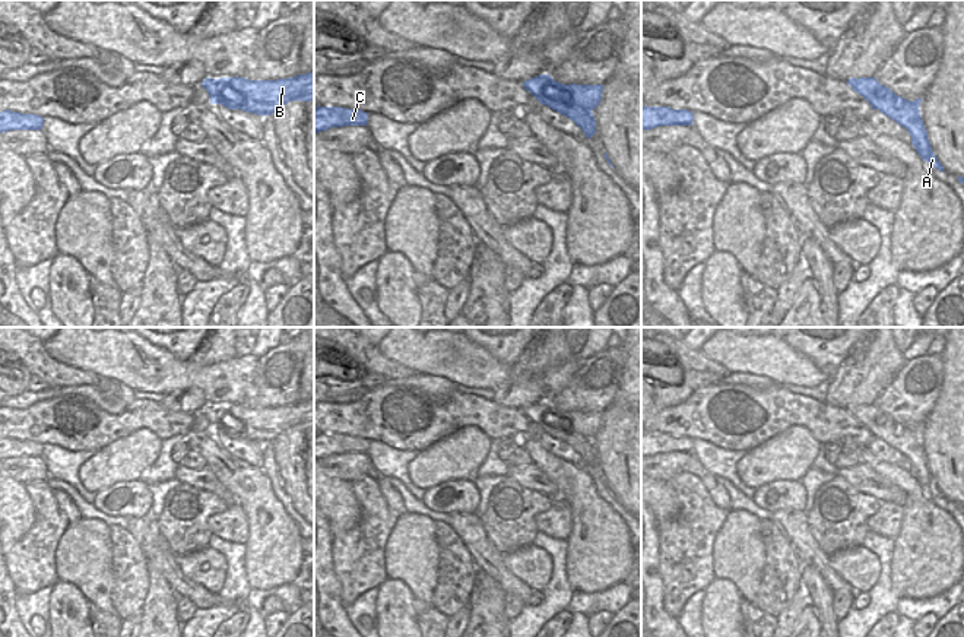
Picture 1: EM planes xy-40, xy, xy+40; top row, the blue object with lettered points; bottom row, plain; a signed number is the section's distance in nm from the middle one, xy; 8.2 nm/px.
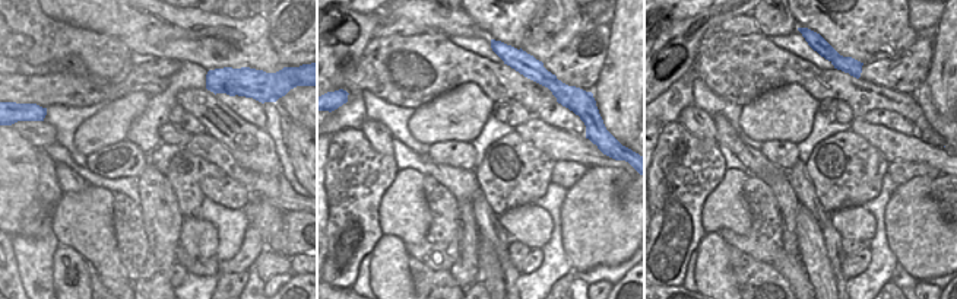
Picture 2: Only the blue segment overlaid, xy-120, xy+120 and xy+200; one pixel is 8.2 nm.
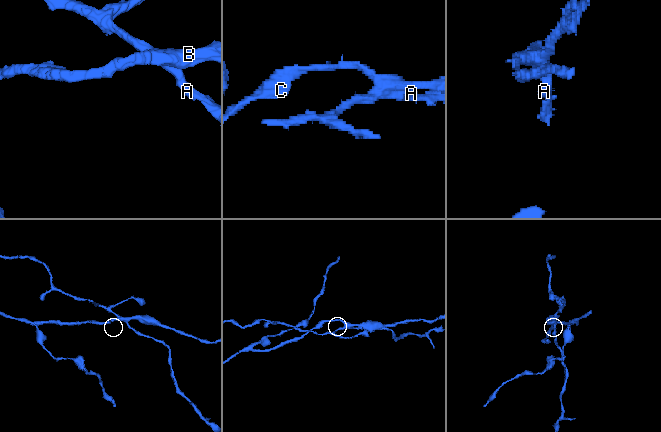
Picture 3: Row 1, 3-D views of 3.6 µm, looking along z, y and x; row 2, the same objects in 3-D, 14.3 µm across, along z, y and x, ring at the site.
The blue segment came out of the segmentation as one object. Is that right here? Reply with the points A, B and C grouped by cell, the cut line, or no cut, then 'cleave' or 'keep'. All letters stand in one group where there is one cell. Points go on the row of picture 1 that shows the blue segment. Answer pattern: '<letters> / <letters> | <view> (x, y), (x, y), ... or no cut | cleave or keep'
A / B C | xy-40 (206, 85), (213, 95), (231, 85), (243, 95), (247, 110) | cleave

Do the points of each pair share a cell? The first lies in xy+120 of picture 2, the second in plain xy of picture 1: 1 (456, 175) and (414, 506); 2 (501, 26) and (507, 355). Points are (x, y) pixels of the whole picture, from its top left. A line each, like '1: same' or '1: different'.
1: different
2: same

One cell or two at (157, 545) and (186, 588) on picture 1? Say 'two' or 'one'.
one

